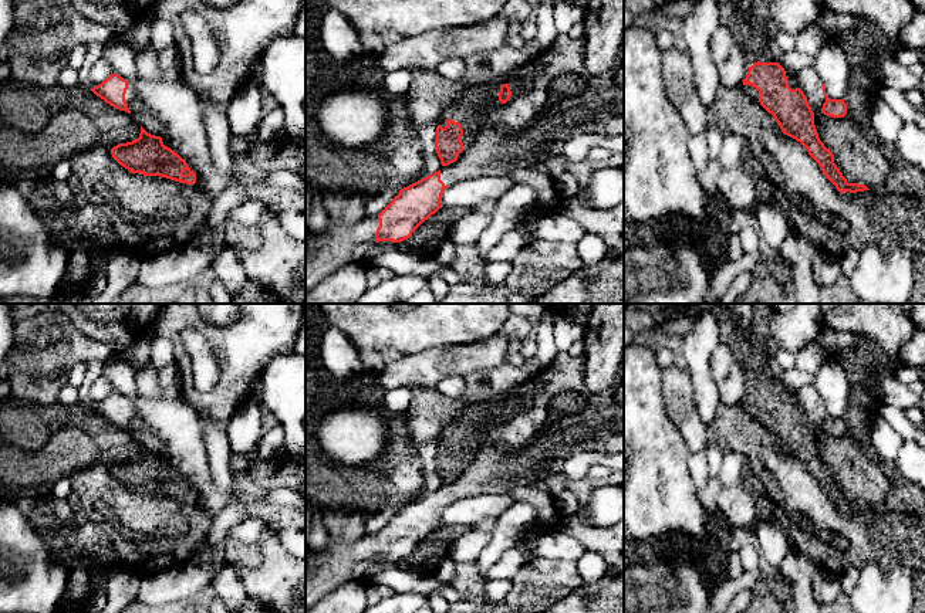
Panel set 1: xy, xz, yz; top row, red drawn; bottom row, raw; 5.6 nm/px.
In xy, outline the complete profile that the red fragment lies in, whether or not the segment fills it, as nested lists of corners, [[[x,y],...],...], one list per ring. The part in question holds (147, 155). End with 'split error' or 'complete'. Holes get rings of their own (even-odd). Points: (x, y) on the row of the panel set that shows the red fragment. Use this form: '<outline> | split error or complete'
[[[114,72],[91,91],[111,106],[131,114],[141,126],[138,139],[111,149],[121,166],[144,176],[161,176],[190,186],[196,183],[196,173],[186,160],[163,145],[162,123],[135,95],[132,84]]] | split error

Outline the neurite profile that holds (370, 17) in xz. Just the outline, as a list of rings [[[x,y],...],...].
[[[327,0],[342,13],[358,31],[362,55],[379,58],[385,50],[381,33],[396,31],[402,37],[423,34],[435,28],[460,28],[487,21],[497,16],[507,0]]]

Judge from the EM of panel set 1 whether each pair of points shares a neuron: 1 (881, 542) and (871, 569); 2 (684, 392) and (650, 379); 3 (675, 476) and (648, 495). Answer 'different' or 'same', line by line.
1: different
2: different
3: same

